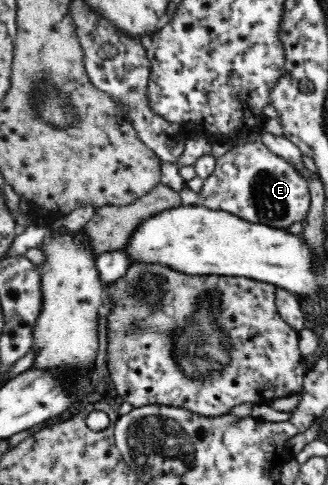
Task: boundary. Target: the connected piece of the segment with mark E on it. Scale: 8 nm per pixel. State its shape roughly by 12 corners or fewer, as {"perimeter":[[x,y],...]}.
{"perimeter":[[261,140],[235,145],[203,179],[202,205],[288,229],[307,180]]}

